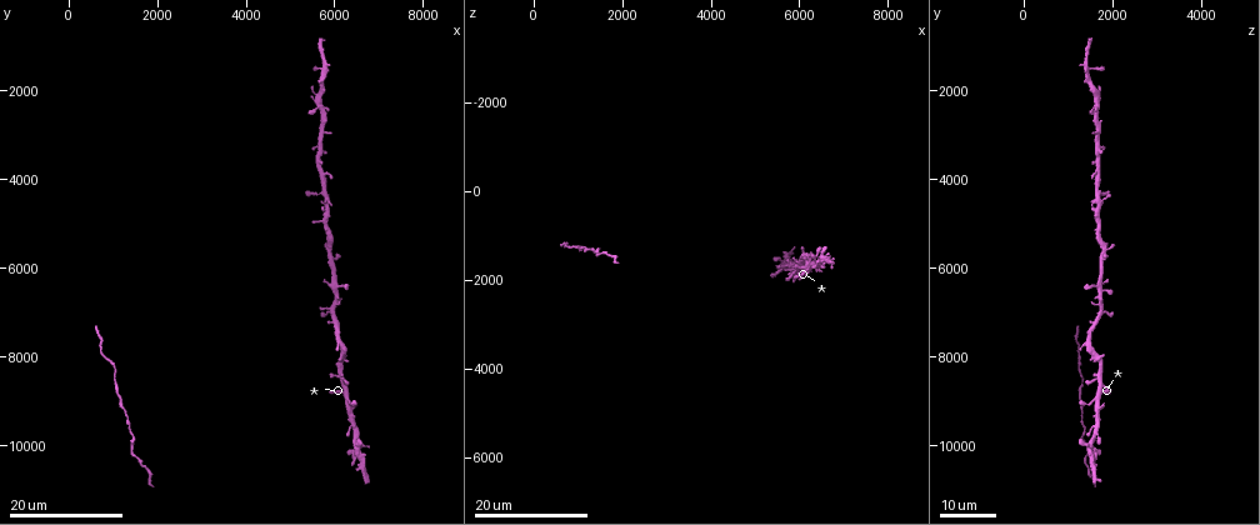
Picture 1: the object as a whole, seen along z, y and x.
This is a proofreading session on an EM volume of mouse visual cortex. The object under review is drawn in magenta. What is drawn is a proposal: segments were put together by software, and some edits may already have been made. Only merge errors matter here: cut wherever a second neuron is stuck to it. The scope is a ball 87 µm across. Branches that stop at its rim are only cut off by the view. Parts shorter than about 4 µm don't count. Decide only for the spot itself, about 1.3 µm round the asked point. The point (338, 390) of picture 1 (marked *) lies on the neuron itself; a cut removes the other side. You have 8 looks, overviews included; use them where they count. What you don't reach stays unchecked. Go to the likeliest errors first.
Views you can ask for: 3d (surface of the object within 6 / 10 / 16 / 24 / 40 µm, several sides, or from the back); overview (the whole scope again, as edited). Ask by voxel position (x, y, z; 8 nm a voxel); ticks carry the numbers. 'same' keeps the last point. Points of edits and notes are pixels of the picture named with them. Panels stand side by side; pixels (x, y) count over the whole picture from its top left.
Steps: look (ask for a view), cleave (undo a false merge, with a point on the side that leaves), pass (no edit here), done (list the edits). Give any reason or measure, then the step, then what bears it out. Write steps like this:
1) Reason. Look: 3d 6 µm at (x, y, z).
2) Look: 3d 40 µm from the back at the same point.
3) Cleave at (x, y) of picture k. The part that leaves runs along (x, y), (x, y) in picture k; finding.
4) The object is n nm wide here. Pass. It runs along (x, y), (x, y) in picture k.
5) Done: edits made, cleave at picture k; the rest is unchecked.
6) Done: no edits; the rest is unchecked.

Calibre changes. Look: 3d 16 µm at (1050, 8250, 1250).

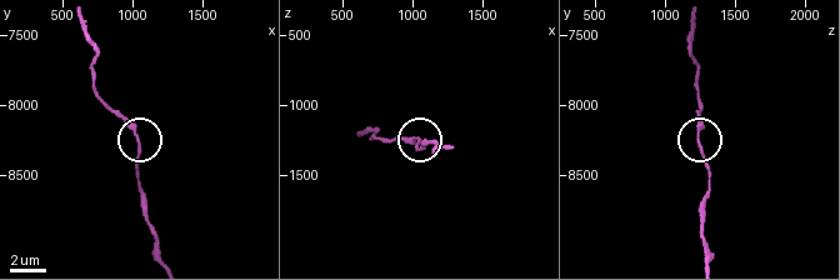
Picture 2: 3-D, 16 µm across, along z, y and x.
Zoom in. Look: 3d 6 µm at (1040, 8240, 1240).

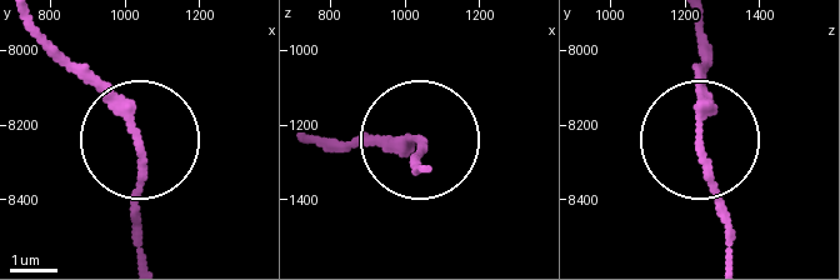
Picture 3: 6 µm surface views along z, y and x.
Pass. It runs along (143, 253), (139, 134), (51, 41) in picture 3; all the same neuron.

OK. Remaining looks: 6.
Thick turns thin. Look: 3d 24 µm at (750, 7650, 1200).

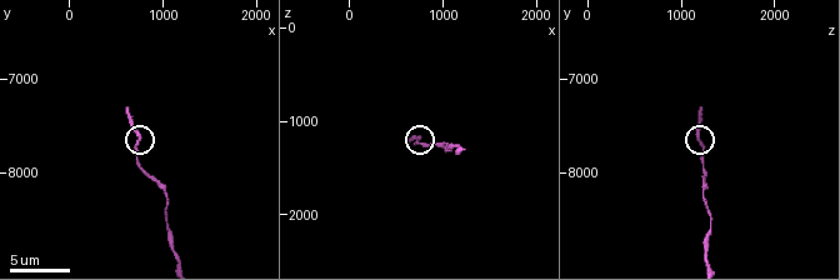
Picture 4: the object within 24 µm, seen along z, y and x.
Look: 3d 10 µm at (750, 7700, 1200).

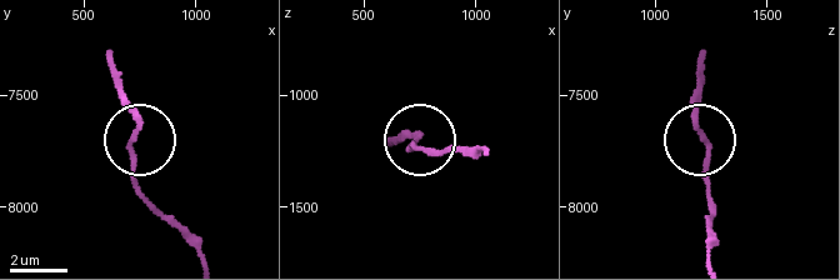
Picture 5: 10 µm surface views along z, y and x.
Look: 3d 6 µm at (710, 7700, 1230).

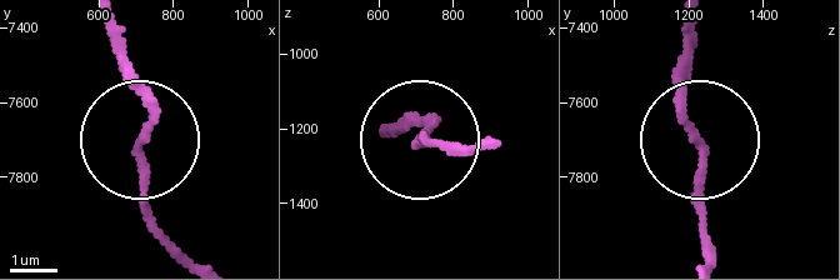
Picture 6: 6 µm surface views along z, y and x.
The object is 170 nm wide here. Pass. It runs along (705, 251), (705, 168), (681, 120), (681, 24) in picture 6; all the same neuron.

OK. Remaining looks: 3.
Small branch off a trunk. Look: 3d 24 µm at (5950, 6950, 1800).

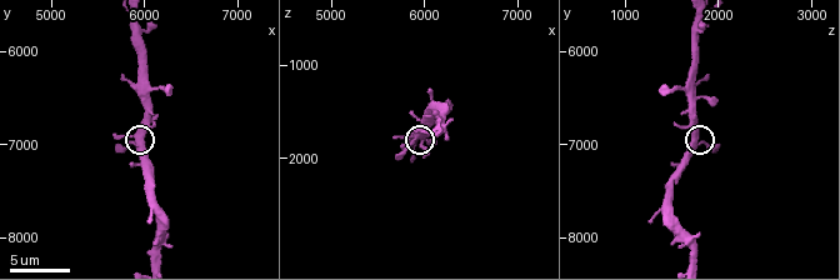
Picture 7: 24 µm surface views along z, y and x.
Look: 3d 6 µm at (5900, 7000, 1750).

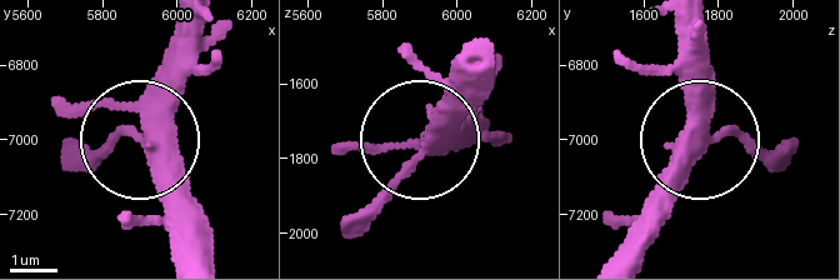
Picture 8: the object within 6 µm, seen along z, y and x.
4 arms meet here. Pass. All the same neuron.

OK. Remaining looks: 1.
Done: no edits; the rest is unchecked.

